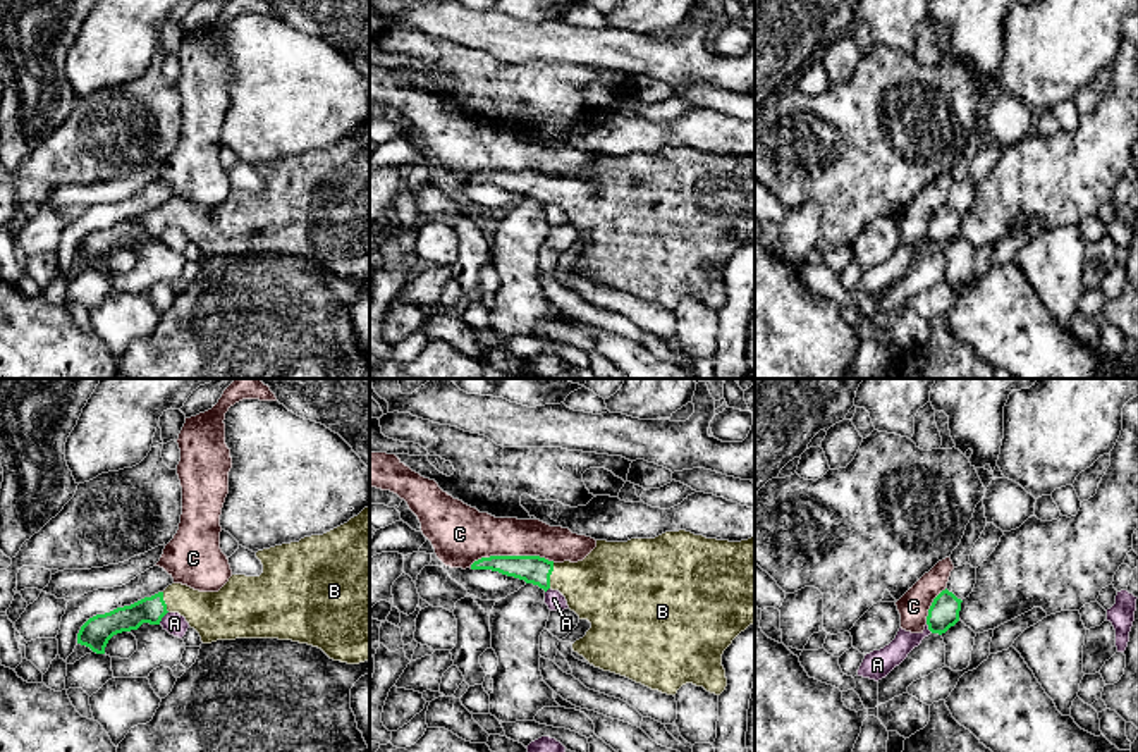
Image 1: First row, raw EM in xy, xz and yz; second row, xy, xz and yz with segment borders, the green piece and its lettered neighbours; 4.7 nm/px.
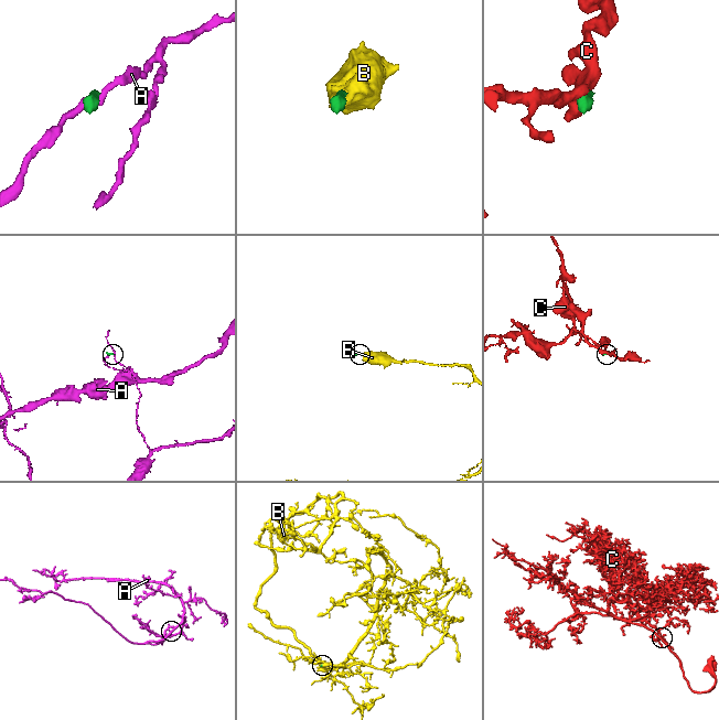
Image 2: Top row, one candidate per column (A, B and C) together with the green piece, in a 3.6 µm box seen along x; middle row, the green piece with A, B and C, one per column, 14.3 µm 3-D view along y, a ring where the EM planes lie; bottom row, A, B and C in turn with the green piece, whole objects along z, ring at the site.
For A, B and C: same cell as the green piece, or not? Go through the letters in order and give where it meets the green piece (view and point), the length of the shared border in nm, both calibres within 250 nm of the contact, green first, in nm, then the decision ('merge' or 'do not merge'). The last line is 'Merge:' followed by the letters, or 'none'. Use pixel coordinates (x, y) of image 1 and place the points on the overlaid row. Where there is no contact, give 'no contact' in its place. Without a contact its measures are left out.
A: contact xy (162, 616); length 80 nm; calibres 130 and 100 nm; do not merge
B: contact xz (550, 573); length 120 nm; calibres 130 and 320 nm; merge
C: contact xz (511, 556); length 400 nm; calibres 130 and 260 nm; do not merge
Merge: B

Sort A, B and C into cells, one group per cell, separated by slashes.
A / B / C

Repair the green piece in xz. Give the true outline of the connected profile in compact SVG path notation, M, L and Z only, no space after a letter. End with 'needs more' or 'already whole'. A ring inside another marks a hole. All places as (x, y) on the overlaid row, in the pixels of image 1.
M679 530L655 539L597 540L597 547L578 563L554 563L540 556L490 556L474 561L471 570L499 571L538 585L545 592L559 590L569 609L591 623L586 635L572 644L574 652L595 668L667 695L676 695L686 683L720 695L727 687L722 654L741 632L755 625L755 537L729 542Z; needs more

